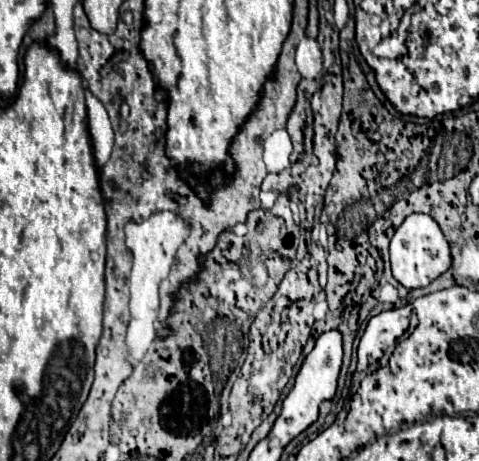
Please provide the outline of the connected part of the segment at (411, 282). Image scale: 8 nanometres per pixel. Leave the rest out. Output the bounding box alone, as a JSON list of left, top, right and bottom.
[390,213,452,289]

